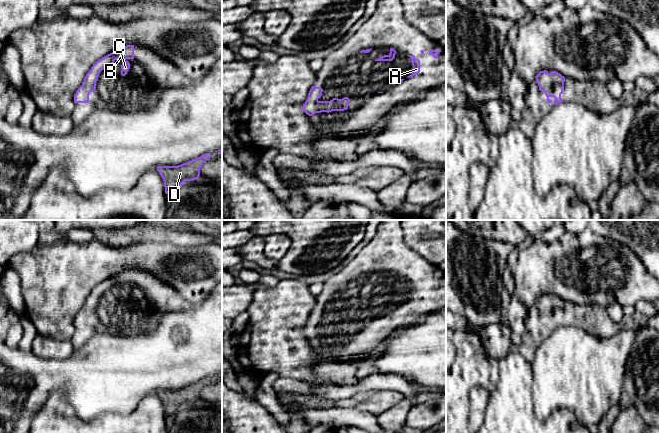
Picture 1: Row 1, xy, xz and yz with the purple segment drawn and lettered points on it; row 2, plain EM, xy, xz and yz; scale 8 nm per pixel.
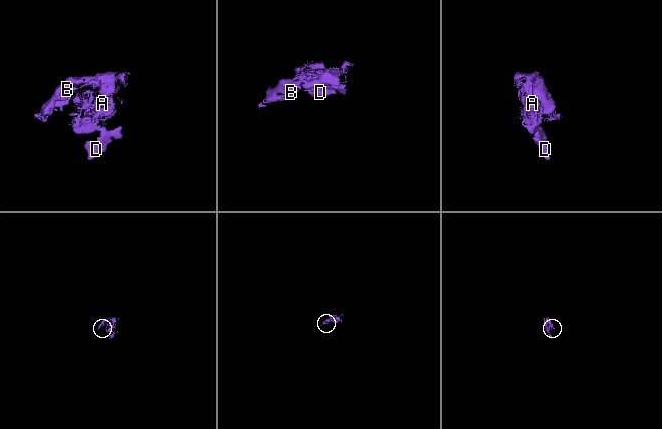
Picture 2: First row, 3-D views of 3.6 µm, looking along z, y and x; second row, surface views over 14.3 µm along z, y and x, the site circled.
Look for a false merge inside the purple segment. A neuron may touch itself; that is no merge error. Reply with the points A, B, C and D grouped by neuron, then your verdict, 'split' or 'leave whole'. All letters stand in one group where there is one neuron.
groups A B C D; leave whole

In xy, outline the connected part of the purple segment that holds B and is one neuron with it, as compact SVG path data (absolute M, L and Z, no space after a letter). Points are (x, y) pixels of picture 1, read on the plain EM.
M134 269L123 270L120 273L102 281L86 298L82 309L74 318L74 327L89 327L89 319L96 314L96 306L100 296L105 292L112 293L115 284L122 284L121 299L125 300L130 293L128 283L134 283Z

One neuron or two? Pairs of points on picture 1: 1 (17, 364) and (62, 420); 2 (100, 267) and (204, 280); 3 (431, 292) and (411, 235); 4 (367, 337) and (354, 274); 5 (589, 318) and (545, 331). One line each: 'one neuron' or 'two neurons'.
1: two neurons
2: one neuron
3: two neurons
4: one neuron
5: one neuron

